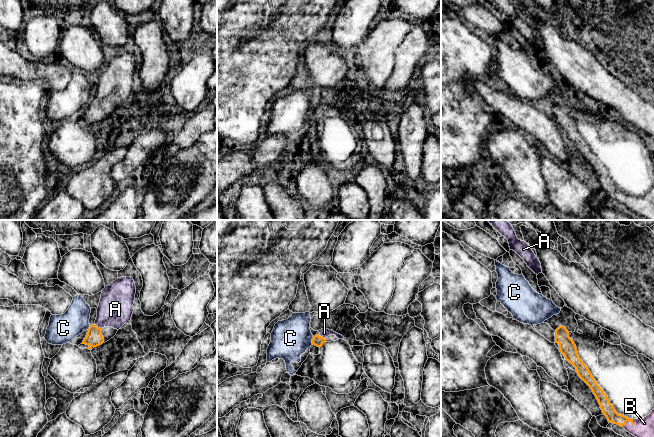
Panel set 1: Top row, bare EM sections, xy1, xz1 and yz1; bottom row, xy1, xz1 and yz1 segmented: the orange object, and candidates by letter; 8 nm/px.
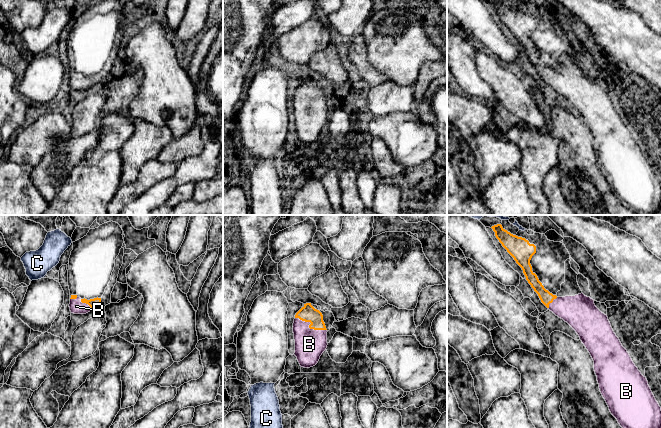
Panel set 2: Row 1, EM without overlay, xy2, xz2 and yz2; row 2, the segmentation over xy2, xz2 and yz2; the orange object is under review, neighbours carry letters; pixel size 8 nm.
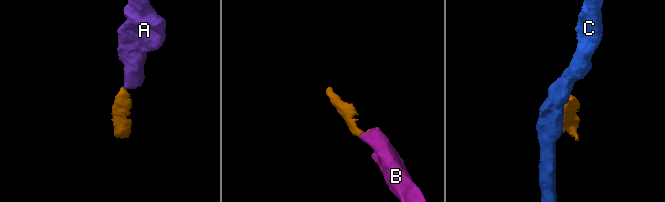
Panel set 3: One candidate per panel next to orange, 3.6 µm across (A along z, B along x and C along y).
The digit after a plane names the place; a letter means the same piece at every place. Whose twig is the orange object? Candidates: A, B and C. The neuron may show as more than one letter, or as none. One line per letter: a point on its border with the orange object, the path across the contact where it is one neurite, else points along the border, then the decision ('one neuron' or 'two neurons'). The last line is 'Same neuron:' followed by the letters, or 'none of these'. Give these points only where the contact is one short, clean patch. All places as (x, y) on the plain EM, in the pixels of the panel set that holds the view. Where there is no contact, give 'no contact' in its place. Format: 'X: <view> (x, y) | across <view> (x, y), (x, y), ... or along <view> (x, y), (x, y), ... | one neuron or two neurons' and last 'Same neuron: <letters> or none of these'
A: xy1 (97, 103) | across xy1 (94, 114), (94, 107), (97, 103), (115, 85) | one neuron
B: xz2 (309, 102) | across xz2 (308, 89), (309, 102), (309, 120) | one neuron
C: xz1 (312, 116) | two neurons
Same neuron: A, B

